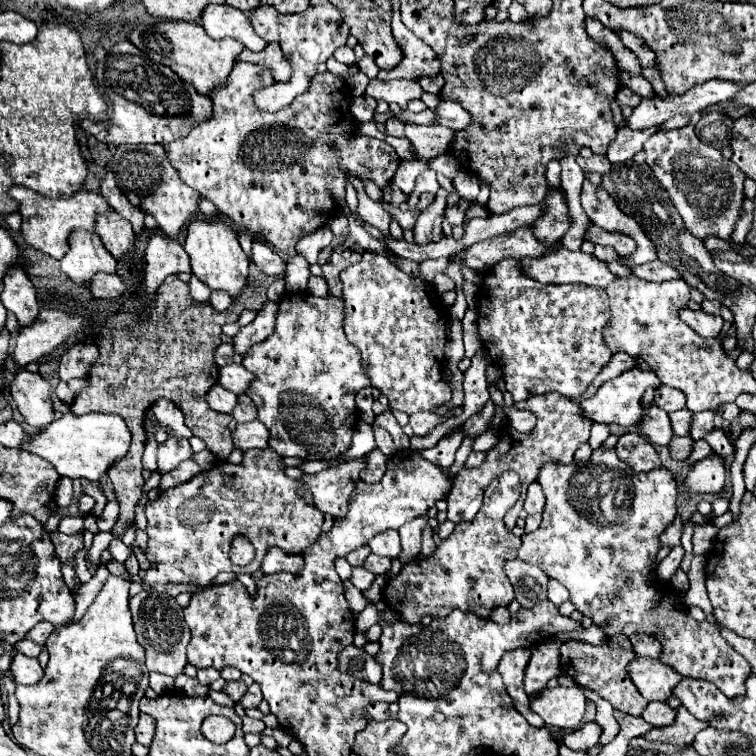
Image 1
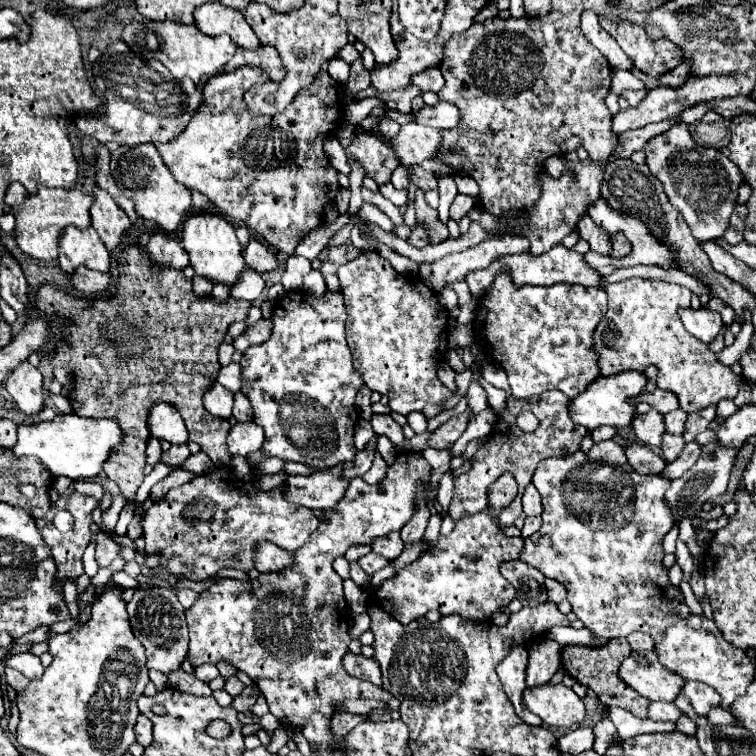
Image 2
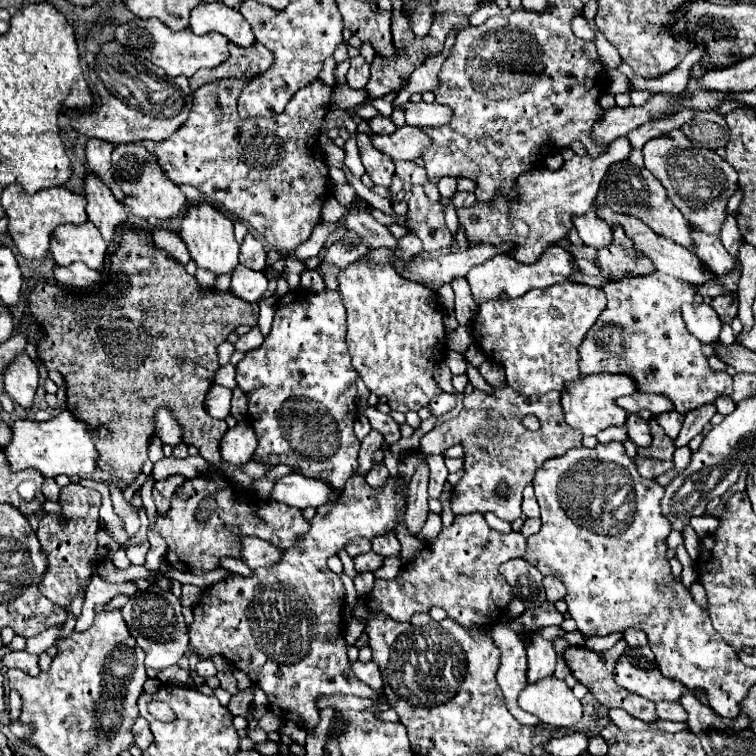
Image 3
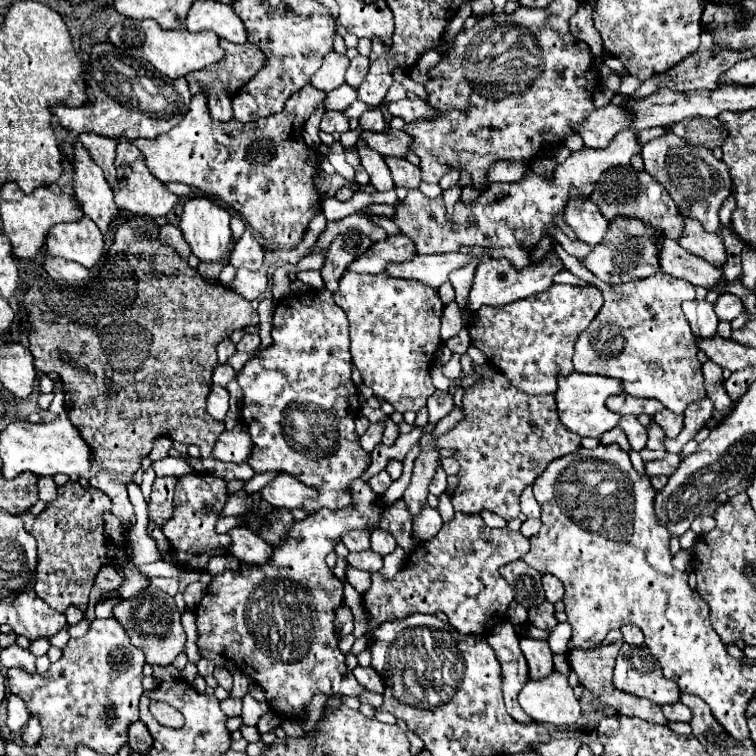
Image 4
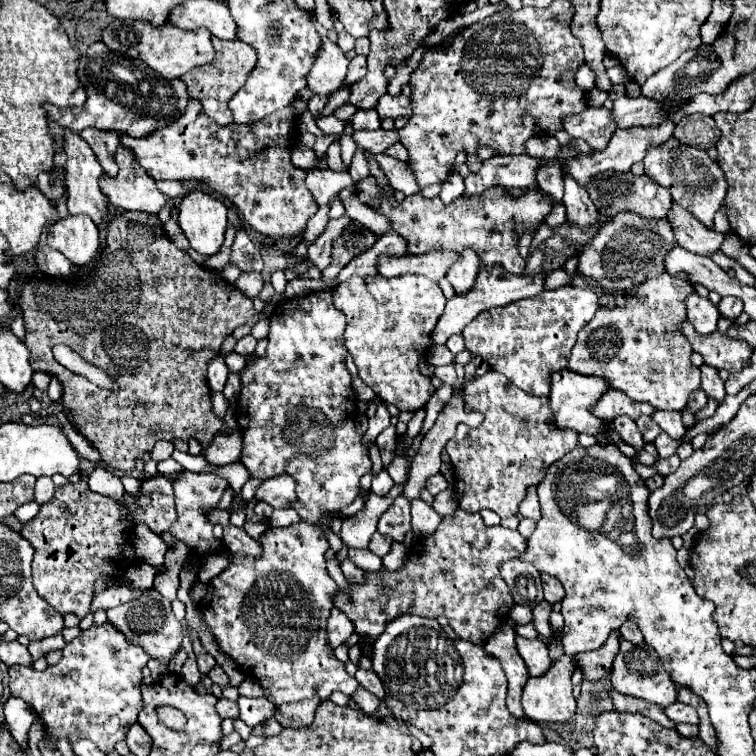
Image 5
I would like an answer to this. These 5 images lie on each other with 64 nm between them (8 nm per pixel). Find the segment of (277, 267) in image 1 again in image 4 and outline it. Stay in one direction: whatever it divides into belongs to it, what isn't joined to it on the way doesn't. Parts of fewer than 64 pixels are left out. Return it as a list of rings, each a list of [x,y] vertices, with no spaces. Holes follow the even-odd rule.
[[[250,230],[242,234],[242,238],[236,242],[234,252],[232,252],[232,266],[236,268],[248,268],[248,270],[258,270],[264,260],[264,250],[262,246],[252,238]]]

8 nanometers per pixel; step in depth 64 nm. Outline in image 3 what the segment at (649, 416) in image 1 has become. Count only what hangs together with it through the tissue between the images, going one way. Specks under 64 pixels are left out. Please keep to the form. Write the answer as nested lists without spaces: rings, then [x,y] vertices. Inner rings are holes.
[[[630,414],[630,418],[626,420],[626,430],[628,430],[630,440],[632,440],[636,446],[646,448],[646,446],[652,444],[650,424],[648,424],[648,420],[644,420],[640,414]]]

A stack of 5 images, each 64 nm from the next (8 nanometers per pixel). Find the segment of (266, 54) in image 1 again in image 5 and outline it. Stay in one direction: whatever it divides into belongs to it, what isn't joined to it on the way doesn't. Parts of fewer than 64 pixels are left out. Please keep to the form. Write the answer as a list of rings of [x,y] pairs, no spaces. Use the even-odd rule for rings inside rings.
[[[214,38],[214,48],[216,56],[210,64],[200,66],[196,70],[190,70],[182,76],[182,80],[188,86],[188,96],[198,98],[204,106],[204,112],[218,124],[230,124],[232,122],[232,112],[228,108],[228,100],[246,84],[252,66],[256,66],[256,50],[250,44],[244,44],[242,40],[220,40]]]

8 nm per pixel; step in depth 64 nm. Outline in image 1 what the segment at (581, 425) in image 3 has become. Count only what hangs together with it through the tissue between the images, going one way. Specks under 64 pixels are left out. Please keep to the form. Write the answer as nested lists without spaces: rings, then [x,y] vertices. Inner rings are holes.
[[[632,368],[622,372],[618,378],[602,384],[598,388],[598,392],[584,400],[580,406],[584,410],[586,418],[592,418],[594,422],[600,424],[620,424],[620,426],[638,426],[640,424],[640,416],[644,416],[644,406],[642,406],[642,396],[648,388],[656,390],[660,388],[660,378],[656,376],[656,372],[648,372],[648,370],[640,370],[640,368]]]

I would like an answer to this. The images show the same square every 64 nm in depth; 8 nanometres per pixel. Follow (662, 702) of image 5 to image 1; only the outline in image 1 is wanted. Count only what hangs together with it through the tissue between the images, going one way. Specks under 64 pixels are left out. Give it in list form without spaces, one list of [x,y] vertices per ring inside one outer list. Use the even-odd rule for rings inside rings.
[[[636,656],[628,664],[628,674],[630,674],[632,682],[636,684],[638,692],[648,702],[668,700],[672,696],[674,686],[682,680],[682,676],[674,668],[668,668],[660,660],[640,658],[640,656]]]

